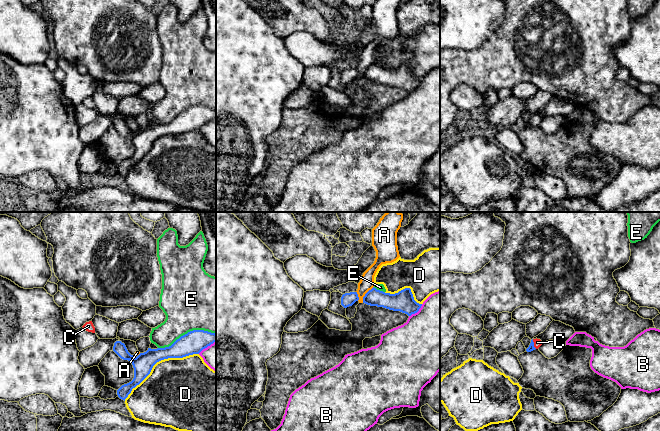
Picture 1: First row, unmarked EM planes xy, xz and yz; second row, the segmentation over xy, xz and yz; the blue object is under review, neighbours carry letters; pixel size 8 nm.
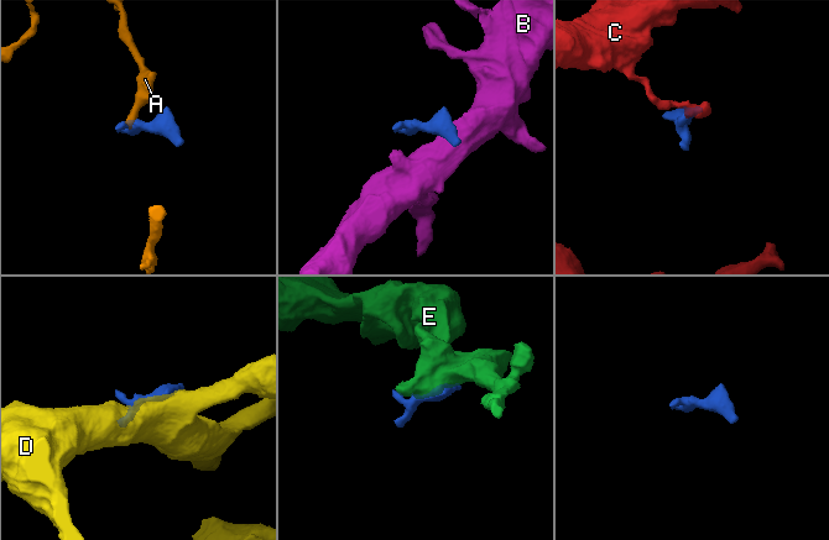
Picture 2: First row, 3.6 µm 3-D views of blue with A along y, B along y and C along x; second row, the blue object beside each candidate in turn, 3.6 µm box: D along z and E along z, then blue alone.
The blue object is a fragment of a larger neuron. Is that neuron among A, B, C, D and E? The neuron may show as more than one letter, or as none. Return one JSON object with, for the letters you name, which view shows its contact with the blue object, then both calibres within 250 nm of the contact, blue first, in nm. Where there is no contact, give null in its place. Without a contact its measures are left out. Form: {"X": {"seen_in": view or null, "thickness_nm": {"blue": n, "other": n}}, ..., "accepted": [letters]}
{"C": {"seen_in": "yz", "thickness_nm": {"blue": 50, "other": 60}}, "accepted": ["C"]}

